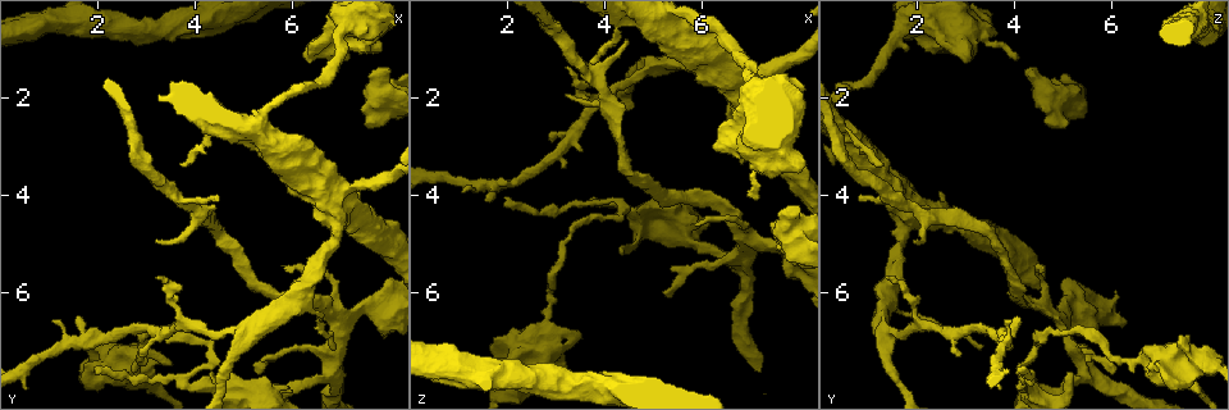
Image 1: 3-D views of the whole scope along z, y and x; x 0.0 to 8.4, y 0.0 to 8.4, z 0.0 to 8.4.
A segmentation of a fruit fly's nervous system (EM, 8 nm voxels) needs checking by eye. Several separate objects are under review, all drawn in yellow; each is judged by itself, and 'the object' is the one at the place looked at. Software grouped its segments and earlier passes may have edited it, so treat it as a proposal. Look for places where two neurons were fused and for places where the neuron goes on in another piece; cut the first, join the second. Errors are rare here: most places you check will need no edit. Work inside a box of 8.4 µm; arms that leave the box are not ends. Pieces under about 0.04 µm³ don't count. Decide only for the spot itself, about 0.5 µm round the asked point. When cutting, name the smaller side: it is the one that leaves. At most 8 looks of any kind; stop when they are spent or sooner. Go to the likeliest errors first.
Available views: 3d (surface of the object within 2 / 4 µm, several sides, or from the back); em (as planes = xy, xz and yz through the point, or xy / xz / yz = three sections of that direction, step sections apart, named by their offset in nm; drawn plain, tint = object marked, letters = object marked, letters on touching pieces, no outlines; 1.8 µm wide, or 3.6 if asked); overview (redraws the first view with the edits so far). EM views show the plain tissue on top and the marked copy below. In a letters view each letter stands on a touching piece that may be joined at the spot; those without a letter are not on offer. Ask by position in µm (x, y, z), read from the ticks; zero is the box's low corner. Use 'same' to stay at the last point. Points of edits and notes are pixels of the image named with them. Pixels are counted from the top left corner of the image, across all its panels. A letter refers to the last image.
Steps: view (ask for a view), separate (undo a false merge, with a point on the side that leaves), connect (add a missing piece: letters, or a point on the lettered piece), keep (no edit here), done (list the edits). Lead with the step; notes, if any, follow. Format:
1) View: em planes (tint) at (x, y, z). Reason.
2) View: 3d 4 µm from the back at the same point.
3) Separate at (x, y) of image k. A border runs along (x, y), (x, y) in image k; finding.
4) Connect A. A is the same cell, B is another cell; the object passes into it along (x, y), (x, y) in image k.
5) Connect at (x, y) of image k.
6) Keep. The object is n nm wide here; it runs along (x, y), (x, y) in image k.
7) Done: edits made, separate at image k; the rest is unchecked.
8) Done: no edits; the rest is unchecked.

View: em planes (letters) at (4.25, 7.05, 4.45). Abrupt turn.

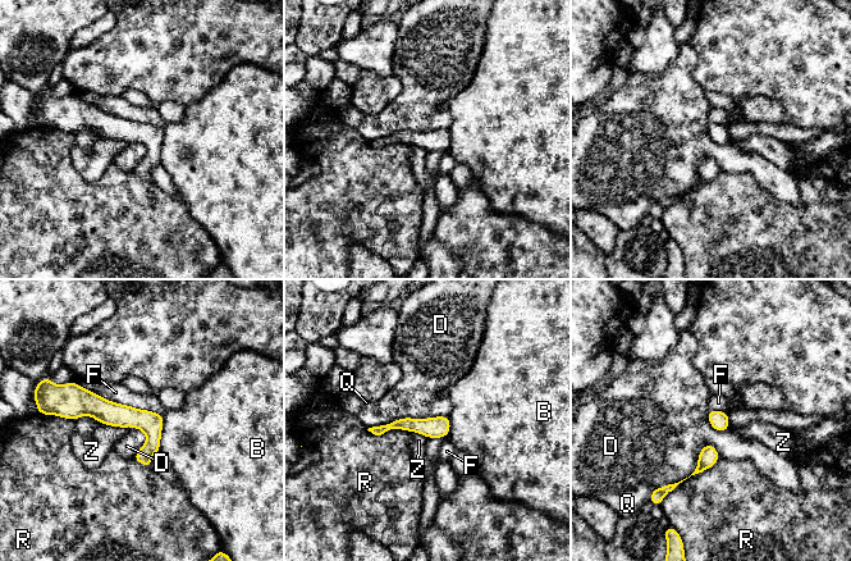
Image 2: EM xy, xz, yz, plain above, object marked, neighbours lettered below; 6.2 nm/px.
Keep. B, D, F, Q, R and Z are other cells; a border runs along (718, 451), (654, 488) in image 2; continuous, no second neuron.

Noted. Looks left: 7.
View: em 3.6 µm xy step 8 (letters) at (7.55, 2.55, 5.00). Stops while still wide.

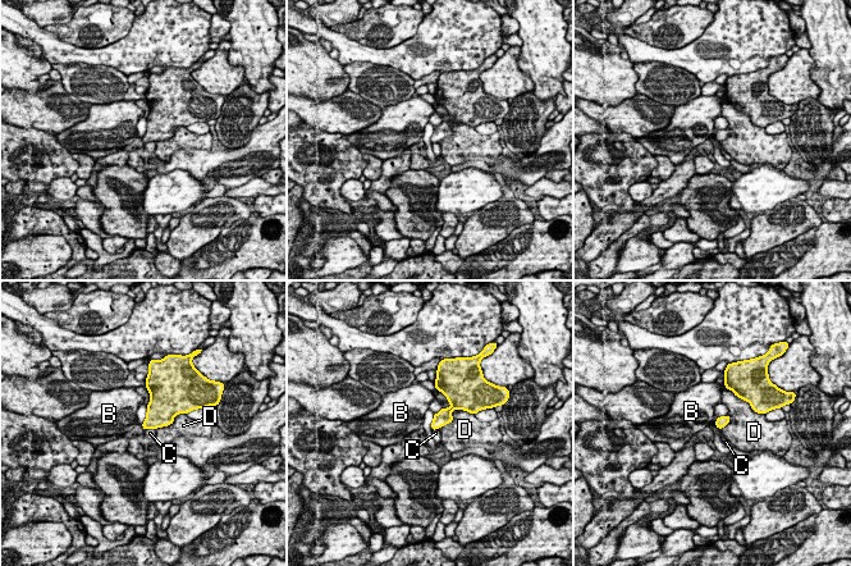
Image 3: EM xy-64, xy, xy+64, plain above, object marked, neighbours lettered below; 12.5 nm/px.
Keep. The longest contact is with D, 500 nm; B, C and D are other cells; no lettered piece goes on from it.

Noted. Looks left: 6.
View: 3d 2 µm at (6.70, 7.70, 5.40). Branch point.

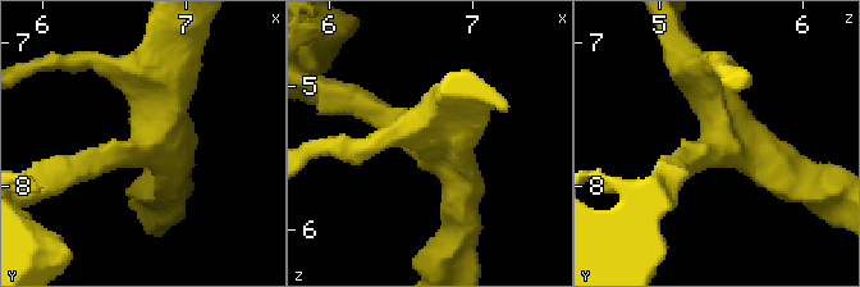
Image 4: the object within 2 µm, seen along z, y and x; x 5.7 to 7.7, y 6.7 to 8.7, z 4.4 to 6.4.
View: em yz step 16 (tint) at (6.66, 7.76, 5.38).

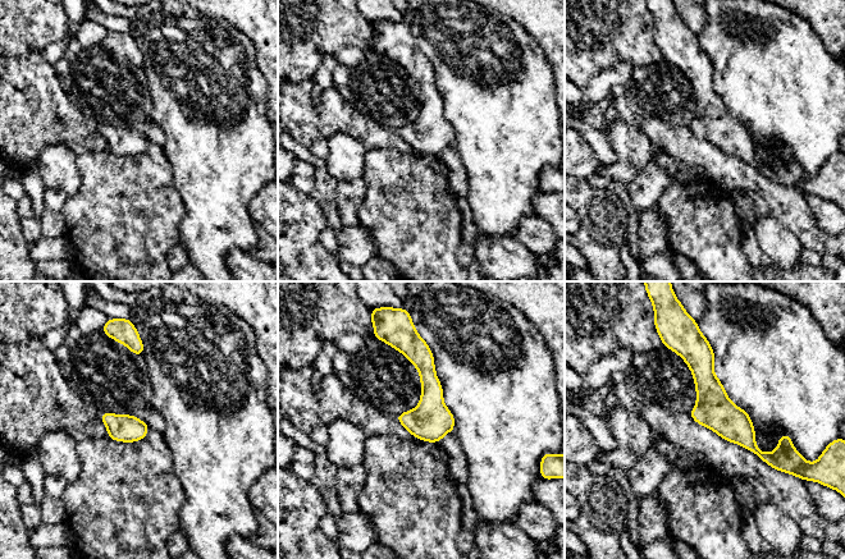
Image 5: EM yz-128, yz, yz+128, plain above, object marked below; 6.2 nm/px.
View: em xz step 8 (letters) at the same point. Cut it another way.

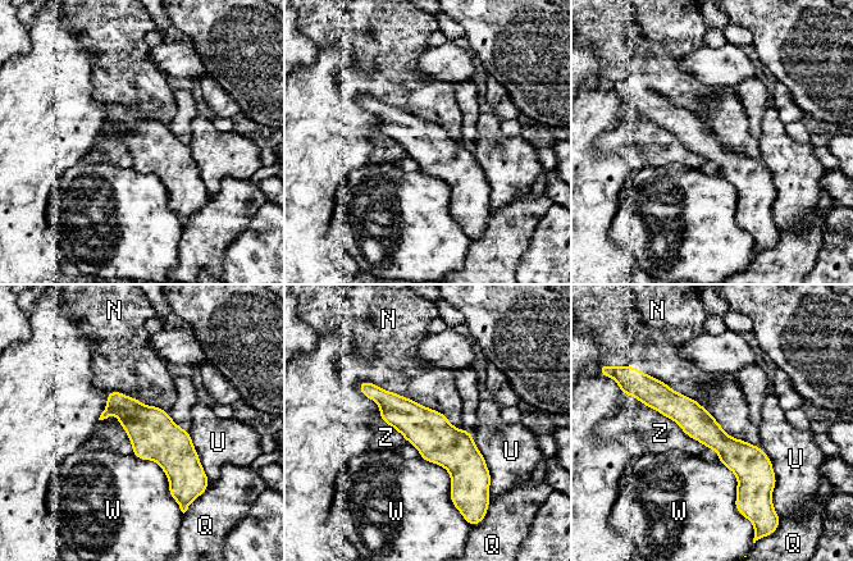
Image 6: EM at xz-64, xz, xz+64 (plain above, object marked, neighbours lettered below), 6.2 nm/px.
Keep. The object is 200 nm wide here; the longest contact is with N, 650 nm; N, Q, U, W and Z are other cells; continuous, no second neuron.

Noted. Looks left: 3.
View: 3d 4 µm at (2.85, 7.30, 6.25). Thin neck.

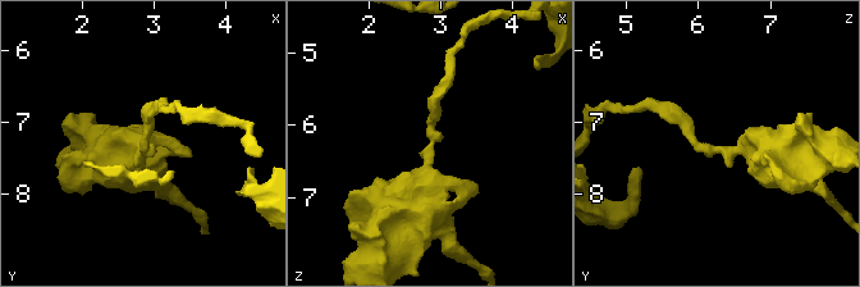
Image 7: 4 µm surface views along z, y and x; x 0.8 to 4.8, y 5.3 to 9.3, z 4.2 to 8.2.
View: em yz step 16 (letters) at (2.90, 7.40, 6.25). Need the tissue.

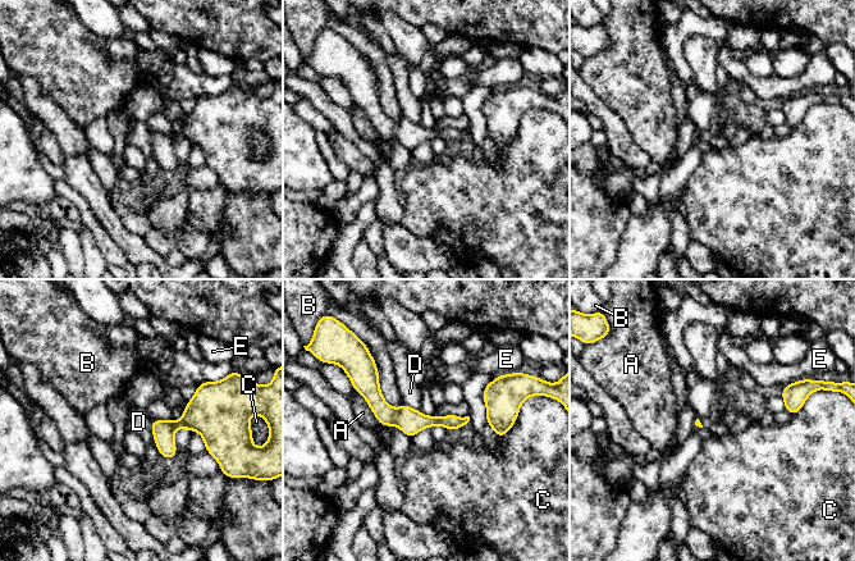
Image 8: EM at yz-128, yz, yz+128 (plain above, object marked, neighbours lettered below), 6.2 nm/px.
Keep. A, B, C, D and E are other cells; a border runs along (150, 419), (154, 441) in image 8; one neuron here.

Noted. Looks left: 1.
Done: no edits; the rest is unchecked.

